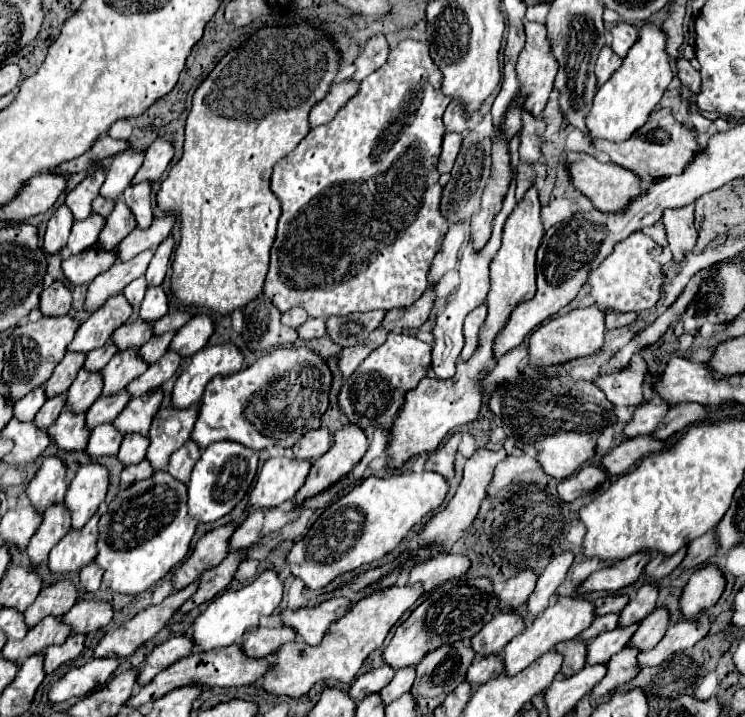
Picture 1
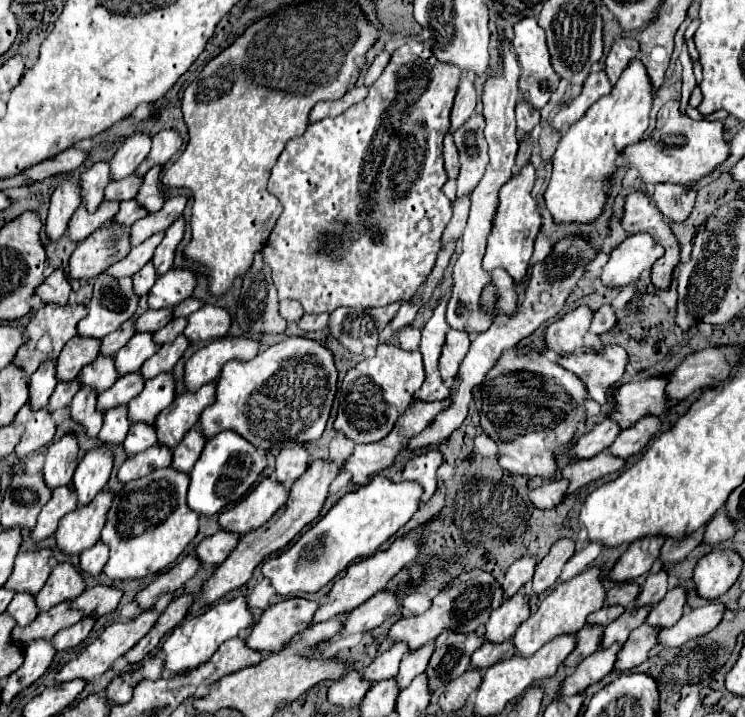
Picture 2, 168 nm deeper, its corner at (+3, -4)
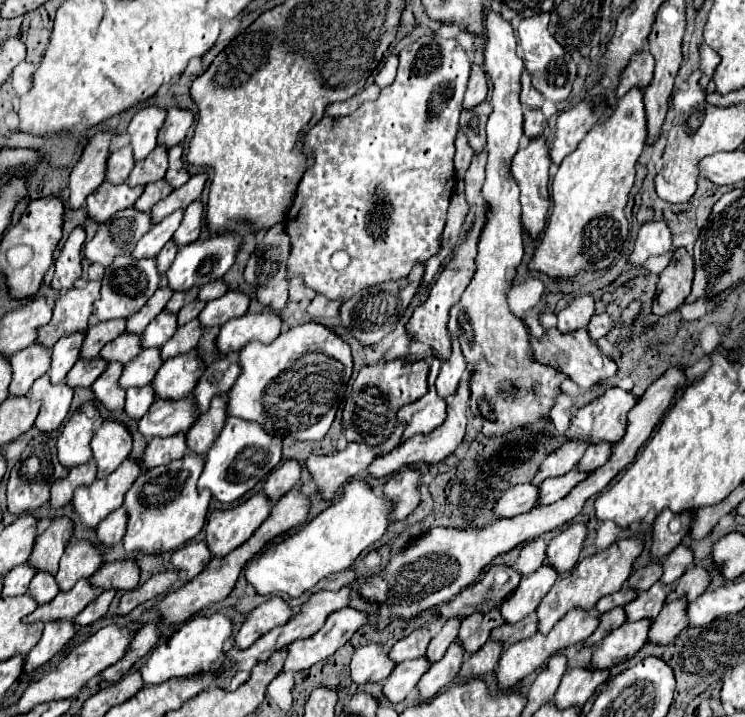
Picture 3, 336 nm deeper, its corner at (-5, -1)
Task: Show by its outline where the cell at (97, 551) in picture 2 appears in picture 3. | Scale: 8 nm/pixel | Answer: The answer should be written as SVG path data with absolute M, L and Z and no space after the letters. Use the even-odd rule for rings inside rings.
M114 511L114 515L108 515L96 529L96 537L100 541L100 545L104 547L112 547L116 543L122 541L122 535L126 531L126 511Z

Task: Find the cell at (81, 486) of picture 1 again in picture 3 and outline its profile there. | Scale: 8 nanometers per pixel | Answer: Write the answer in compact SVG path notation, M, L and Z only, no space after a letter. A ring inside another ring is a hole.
M104 421L92 439L92 453L98 465L98 479L106 479L130 453L132 437L124 425Z

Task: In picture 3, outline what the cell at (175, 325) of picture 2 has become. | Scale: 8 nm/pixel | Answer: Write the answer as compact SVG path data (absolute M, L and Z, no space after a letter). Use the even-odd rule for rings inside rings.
M196 301L188 303L186 307L182 307L182 309L178 311L178 327L182 327L184 323L188 323L188 321L196 319L196 317L198 317L198 313L200 313L202 309L204 309L204 303L196 303Z

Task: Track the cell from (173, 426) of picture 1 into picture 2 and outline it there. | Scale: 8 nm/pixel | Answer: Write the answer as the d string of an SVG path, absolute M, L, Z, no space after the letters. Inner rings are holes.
M214 382L200 386L194 394L184 390L180 396L176 396L174 402L156 418L158 442L170 448L178 446L184 434L198 422L198 414L202 414L210 402L214 402Z

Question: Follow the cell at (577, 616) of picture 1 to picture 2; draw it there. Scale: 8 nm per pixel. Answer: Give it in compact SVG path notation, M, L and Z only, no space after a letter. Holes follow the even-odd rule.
M592 566L586 572L574 576L572 580L566 580L566 582L558 584L550 594L546 594L542 598L538 610L532 612L528 616L528 620L524 620L518 626L518 630L512 638L514 644L516 644L516 652L520 656L532 656L534 652L538 652L552 638L556 638L560 634L576 634L586 624L586 616L604 606L606 590L602 586L600 572L602 572L602 566Z

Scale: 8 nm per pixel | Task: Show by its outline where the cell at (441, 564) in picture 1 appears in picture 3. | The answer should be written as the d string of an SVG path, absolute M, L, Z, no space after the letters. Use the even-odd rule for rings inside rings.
M346 607L346 611L334 611L334 615L330 615L318 633L288 647L284 671L302 671L318 661L324 661L338 647L346 645L352 635L366 623L370 623L370 615L366 611L352 607Z

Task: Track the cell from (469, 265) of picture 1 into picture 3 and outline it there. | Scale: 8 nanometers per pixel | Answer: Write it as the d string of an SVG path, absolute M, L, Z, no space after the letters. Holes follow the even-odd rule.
M434 357L430 361L430 375L428 375L428 393L422 395L418 401L408 403L398 411L398 423L408 423L404 431L404 439L416 433L428 433L442 425L446 419L446 401L436 391L436 377L442 365L442 359Z

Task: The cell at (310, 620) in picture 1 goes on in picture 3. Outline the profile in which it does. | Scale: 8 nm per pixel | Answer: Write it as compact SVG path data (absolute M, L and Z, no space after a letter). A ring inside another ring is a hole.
M270 597L266 603L258 605L254 611L250 611L244 625L236 633L236 645L240 649L248 649L270 629L286 625L292 615L296 615L296 613L288 607L288 603L282 597Z

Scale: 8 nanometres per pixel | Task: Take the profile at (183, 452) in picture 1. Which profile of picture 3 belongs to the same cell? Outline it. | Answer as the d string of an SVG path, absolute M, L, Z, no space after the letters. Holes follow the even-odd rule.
M226 395L214 397L206 415L200 415L198 421L186 433L186 445L190 453L206 455L214 439L218 439L226 421Z

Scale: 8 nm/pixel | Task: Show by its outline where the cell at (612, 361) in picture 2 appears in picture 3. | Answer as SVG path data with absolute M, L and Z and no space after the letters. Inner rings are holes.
M550 329L542 335L540 341L534 341L530 339L532 343L532 351L534 351L534 357L544 363L544 365L550 365L562 373L566 373L572 381L576 381L582 389L596 389L602 381L606 379L612 379L618 375L618 365L608 357L604 355L596 341L588 335L586 329L582 331L576 331L574 335L564 335L560 333L558 329Z

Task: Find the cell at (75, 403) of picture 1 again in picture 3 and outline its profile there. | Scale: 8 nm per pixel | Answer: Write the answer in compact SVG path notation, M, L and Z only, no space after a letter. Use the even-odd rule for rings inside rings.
M122 333L118 339L110 341L102 351L100 357L108 363L118 361L124 367L130 363L130 359L134 359L140 353L140 335L130 335L130 333Z

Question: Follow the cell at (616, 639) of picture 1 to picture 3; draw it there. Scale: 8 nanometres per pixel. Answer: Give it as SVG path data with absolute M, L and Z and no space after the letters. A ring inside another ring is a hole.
M654 583L648 591L640 593L632 603L624 607L626 611L626 621L640 621L640 619L656 619L660 613L664 599L668 593L674 591L674 585L664 585L664 583Z

